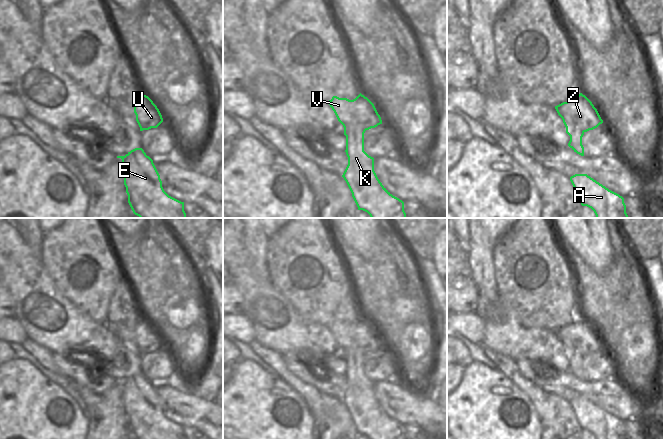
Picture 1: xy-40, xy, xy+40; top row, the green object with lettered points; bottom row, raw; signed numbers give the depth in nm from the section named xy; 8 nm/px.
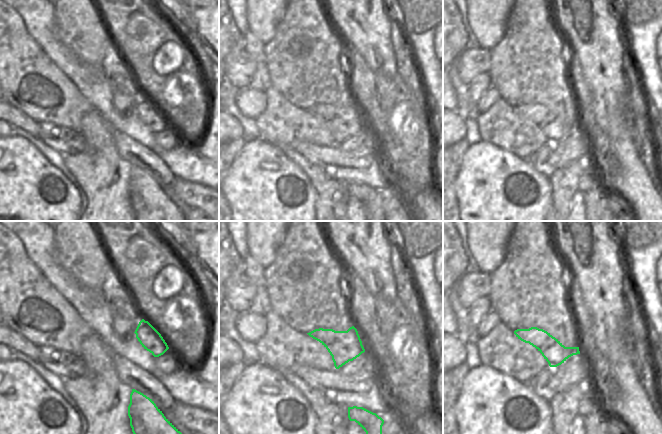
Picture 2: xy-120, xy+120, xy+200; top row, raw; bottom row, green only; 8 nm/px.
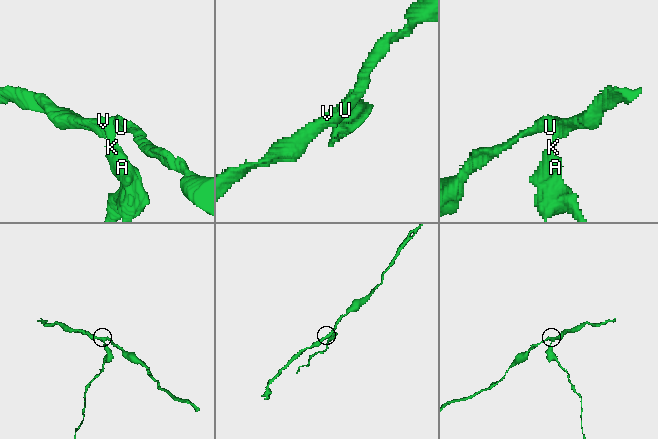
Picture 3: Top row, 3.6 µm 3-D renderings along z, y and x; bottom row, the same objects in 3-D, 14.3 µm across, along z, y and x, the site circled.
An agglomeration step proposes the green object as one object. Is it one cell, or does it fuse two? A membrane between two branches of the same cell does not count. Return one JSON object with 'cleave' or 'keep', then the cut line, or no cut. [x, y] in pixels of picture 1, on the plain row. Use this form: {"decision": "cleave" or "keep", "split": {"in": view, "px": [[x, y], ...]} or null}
{"decision": "cleave", "split": {"in": "xy", "px": [[349, 324], [349, 336], [365, 354]]}}

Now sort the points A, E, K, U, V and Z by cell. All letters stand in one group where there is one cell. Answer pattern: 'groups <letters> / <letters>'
groups A E K V / U Z

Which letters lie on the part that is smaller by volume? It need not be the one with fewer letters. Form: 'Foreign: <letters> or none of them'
Foreign: A, E, K, V.

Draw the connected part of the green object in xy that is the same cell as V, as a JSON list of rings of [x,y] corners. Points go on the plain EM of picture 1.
[[[333,320],[328,325],[338,345],[348,349],[348,389],[342,399],[358,431],[369,439],[406,439],[404,426],[393,420],[374,395],[374,382],[364,375],[365,353],[350,337],[350,324]]]

